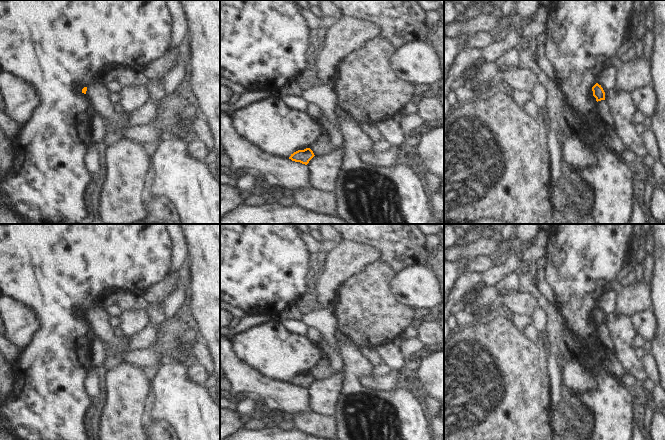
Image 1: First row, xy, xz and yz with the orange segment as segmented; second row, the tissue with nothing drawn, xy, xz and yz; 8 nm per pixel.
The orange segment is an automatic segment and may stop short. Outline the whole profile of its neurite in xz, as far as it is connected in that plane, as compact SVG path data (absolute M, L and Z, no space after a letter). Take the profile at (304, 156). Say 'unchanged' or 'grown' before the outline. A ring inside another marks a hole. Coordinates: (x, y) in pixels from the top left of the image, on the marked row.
unchanged; M306 148L304 150L298 150L294 152L293 154L291 154L289 159L307 165L314 156L315 155L313 151L310 148Z

